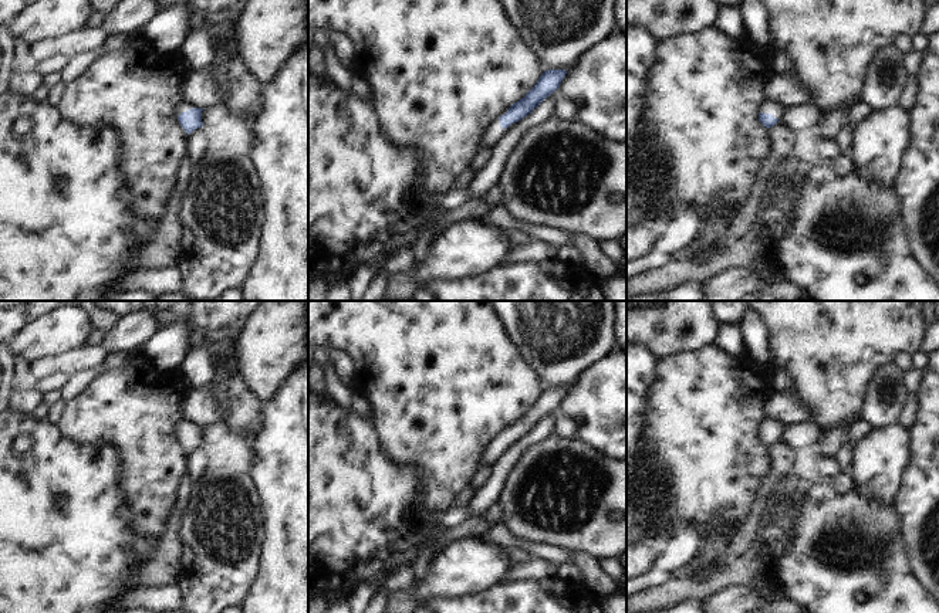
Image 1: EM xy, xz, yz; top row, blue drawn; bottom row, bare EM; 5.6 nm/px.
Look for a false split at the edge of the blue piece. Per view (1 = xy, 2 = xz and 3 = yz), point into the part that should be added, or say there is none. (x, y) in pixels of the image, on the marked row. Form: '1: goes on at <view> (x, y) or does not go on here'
1: goes on at xy (182, 107)
2: goes on at xz (495, 131)
3: goes on at yz (769, 107)

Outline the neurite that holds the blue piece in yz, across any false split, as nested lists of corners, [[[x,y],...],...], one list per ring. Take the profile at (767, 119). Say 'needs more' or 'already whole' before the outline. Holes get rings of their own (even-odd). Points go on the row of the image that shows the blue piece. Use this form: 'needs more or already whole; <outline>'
needs more; [[[766,99],[764,104],[761,105],[761,112],[759,115],[759,121],[767,129],[774,126],[778,122],[784,106],[786,106],[784,104],[780,104],[777,101]]]

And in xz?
needs more; [[[565,70],[544,71],[524,98],[514,102],[504,115],[496,118],[490,123],[483,133],[480,146],[492,148],[511,123],[516,123],[531,114],[534,108],[558,89],[565,74]]]

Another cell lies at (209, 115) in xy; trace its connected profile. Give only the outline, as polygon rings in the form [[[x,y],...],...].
[[[222,101],[217,105],[215,105],[215,106],[205,108],[202,111],[202,116],[200,116],[202,118],[202,122],[203,122],[202,129],[205,126],[212,125],[215,121],[223,118],[224,115],[229,115],[229,108]]]

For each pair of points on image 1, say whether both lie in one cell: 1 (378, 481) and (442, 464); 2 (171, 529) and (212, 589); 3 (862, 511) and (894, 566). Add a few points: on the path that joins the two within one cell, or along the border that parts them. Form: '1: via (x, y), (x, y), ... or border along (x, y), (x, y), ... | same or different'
1: border along (389, 457), (424, 474), (426, 503) | different
2: border along (182, 512), (182, 558), (176, 576) | different
3: via (877, 525), (888, 537), (894, 538), (894, 552) | same

